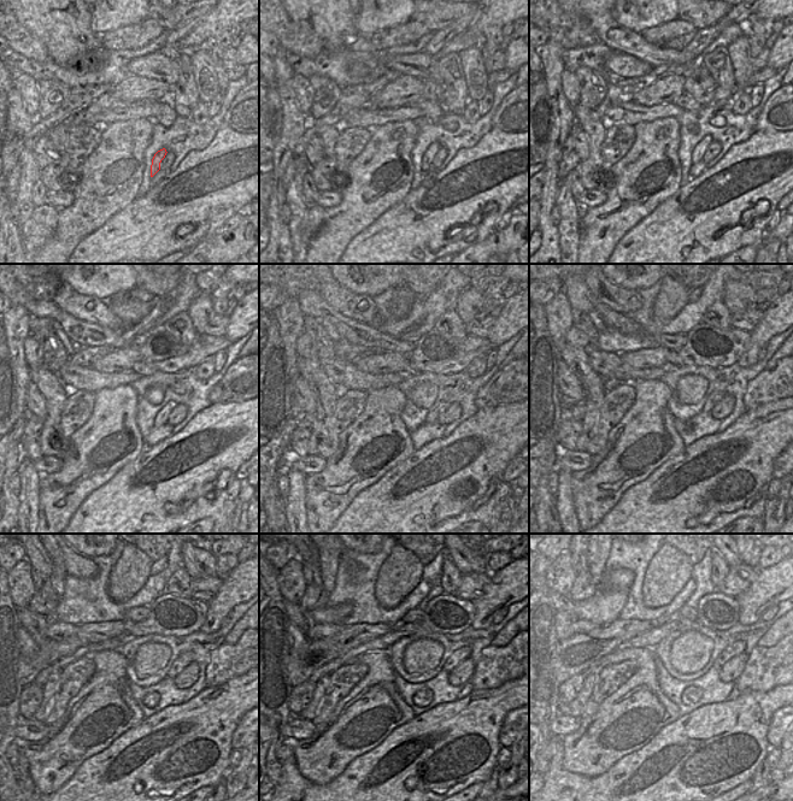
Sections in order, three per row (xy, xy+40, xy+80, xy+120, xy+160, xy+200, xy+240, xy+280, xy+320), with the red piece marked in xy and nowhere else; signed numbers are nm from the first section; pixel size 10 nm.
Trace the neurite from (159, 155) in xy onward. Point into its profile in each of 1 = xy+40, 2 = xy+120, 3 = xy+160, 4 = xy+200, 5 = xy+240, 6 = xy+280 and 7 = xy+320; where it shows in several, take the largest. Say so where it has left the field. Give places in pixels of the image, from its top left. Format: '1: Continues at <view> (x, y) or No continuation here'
1: Continues at xy+40 (428, 157)
2: Continues at xy+120 (162, 417)
3: Continues at xy+160 (432, 417)
4: Continues at xy+200 (716, 396)
5: Continues at xy+240 (187, 658)
6: Continues at xy+280 (463, 653)
7: Continues at xy+320 (738, 647)

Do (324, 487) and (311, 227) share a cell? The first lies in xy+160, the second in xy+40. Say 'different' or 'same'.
different

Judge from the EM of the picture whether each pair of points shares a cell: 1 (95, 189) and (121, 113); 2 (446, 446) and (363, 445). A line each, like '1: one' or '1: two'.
1: two
2: two

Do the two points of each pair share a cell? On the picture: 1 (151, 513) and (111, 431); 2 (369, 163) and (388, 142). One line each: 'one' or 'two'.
1: two
2: one

